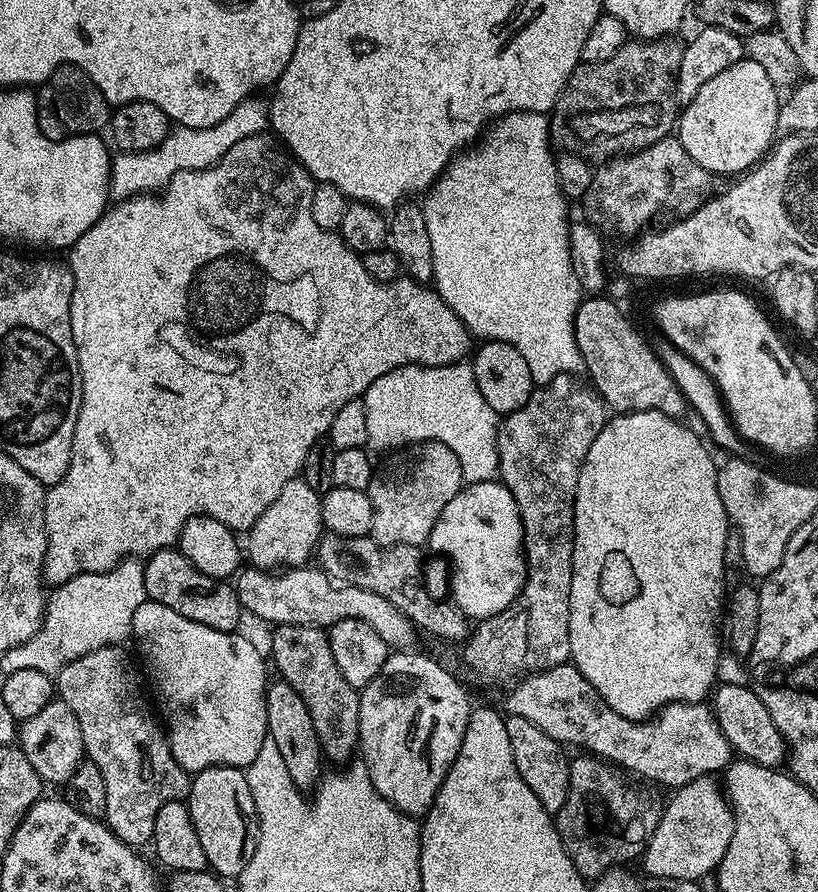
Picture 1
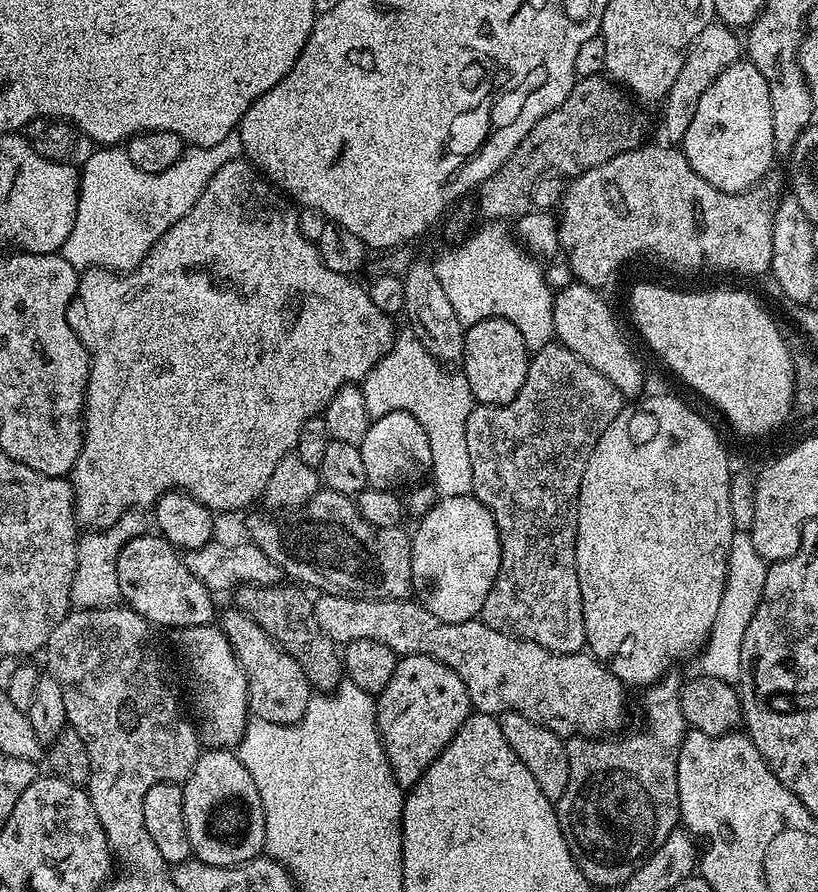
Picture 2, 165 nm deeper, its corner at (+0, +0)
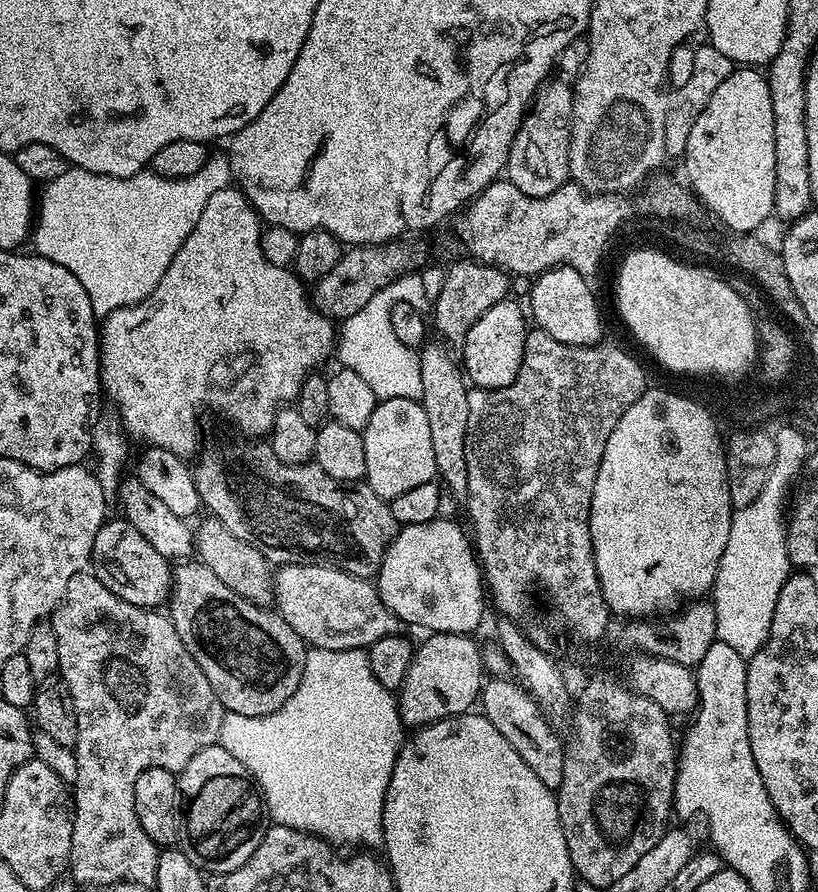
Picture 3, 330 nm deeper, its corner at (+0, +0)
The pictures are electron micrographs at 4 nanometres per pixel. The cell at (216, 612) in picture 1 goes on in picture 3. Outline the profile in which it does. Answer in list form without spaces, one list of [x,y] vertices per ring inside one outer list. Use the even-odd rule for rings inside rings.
[[[123,518],[105,519],[94,537],[90,568],[106,590],[139,608],[159,609],[172,595],[173,565]]]

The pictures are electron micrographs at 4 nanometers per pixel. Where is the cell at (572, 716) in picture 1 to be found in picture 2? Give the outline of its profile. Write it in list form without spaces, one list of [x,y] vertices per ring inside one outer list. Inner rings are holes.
[[[324,594],[315,601],[316,617],[322,626],[324,633],[330,639],[336,641],[337,645],[343,646],[357,640],[358,638],[374,638],[374,642],[382,642],[386,646],[390,646],[390,650],[394,650],[397,657],[402,656],[425,656],[426,658],[434,658],[438,662],[442,662],[446,666],[450,666],[450,670],[454,670],[454,674],[458,674],[458,678],[462,678],[462,682],[468,688],[468,697],[472,703],[472,708],[476,712],[484,712],[487,716],[499,717],[502,712],[517,712],[526,718],[530,718],[530,722],[538,722],[542,726],[546,726],[552,733],[561,738],[570,736],[590,736],[593,738],[603,737],[605,734],[616,734],[621,731],[620,727],[624,724],[624,719],[628,716],[628,708],[624,703],[627,702],[628,696],[624,681],[611,672],[610,669],[604,667],[595,656],[587,651],[575,652],[574,654],[562,654],[561,652],[551,652],[546,650],[535,639],[525,638],[515,635],[511,632],[505,632],[502,628],[491,628],[486,626],[483,620],[477,618],[467,620],[466,622],[442,622],[442,618],[434,618],[434,614],[430,614],[430,610],[425,608],[423,603],[417,602],[415,599],[406,600],[362,600],[355,596],[345,596],[343,594]]]

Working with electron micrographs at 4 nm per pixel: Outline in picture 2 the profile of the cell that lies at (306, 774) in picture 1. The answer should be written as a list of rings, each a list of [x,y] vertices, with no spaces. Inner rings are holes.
[[[231,610],[224,616],[222,631],[232,643],[236,656],[240,659],[242,670],[246,674],[248,687],[248,710],[257,720],[274,722],[275,724],[297,724],[306,714],[306,706],[312,701],[314,689],[308,683],[306,674],[302,674],[302,666],[294,662],[294,658],[254,622],[246,613]]]

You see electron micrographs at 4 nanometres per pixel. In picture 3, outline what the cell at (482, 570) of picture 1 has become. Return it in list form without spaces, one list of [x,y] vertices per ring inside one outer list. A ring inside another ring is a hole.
[[[437,518],[421,524],[403,525],[390,542],[382,566],[374,577],[374,583],[380,593],[380,601],[405,625],[417,624],[420,628],[429,628],[427,631],[432,634],[472,634],[484,616],[486,583],[469,533],[465,529],[464,533],[454,521],[448,519],[452,518]]]

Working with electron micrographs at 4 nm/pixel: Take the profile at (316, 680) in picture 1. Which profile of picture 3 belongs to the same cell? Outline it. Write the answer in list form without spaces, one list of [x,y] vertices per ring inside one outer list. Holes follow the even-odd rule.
[[[207,518],[195,529],[196,546],[195,555],[199,563],[206,565],[210,570],[214,570],[216,575],[225,586],[230,586],[234,594],[254,602],[260,608],[267,608],[274,600],[274,568],[269,564],[266,557],[250,542],[242,542],[242,538],[230,534],[226,526],[220,520]]]

